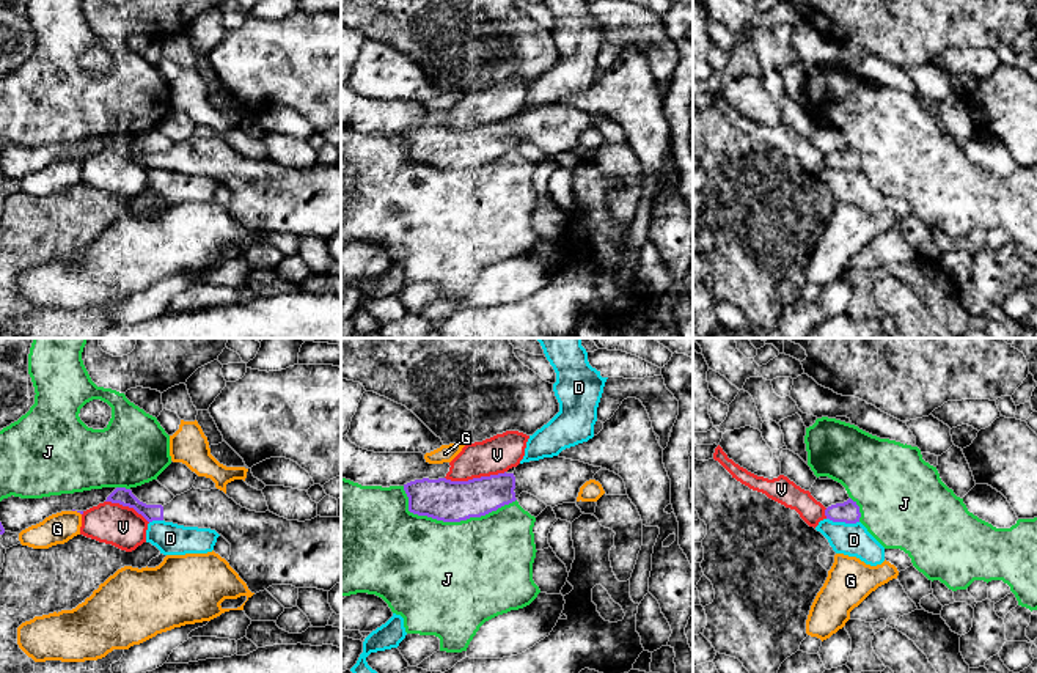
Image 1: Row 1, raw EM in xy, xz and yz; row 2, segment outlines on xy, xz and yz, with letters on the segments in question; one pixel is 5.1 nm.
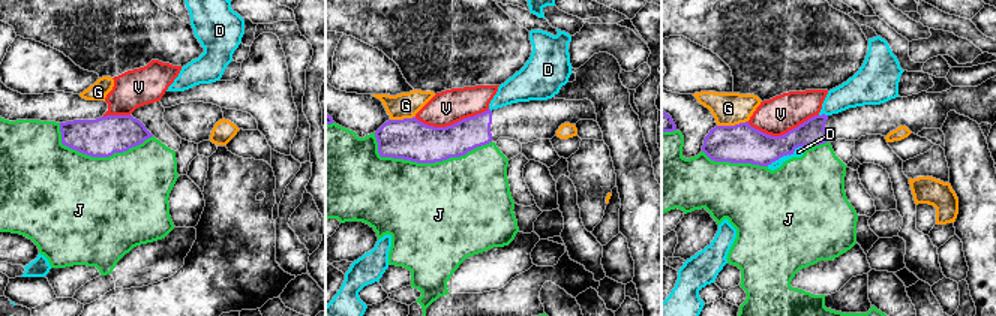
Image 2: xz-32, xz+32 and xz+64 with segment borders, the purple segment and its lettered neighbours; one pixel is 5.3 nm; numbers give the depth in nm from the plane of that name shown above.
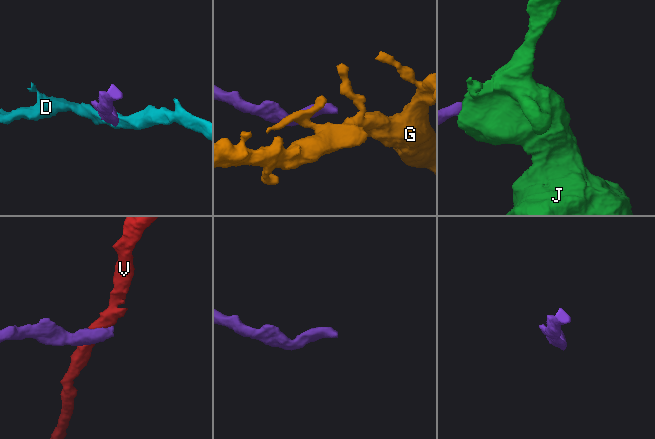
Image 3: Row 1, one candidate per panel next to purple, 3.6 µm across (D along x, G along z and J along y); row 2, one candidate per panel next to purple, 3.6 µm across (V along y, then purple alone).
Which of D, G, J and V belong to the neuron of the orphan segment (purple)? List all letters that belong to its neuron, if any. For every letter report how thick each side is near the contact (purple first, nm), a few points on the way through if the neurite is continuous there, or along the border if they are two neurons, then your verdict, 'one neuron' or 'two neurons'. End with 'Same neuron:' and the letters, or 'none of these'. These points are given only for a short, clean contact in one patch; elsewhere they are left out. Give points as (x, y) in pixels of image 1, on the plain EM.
D: 110/170 nm | two neurons
G: 20/160 nm | along xy (73, 158), (80, 162) | two neurons
J: 220/500 nm | two neurons
V: 220/190 nm | two neurons
Same neuron: none of these

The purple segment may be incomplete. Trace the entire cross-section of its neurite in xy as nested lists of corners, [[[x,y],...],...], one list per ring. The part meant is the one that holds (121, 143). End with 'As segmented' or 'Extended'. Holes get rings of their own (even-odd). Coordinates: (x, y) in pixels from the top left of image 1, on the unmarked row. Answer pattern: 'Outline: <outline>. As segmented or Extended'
Outline: [[[116,135],[105,149],[134,156],[148,170],[211,176],[231,192],[229,214],[251,241],[272,233],[330,239],[341,230],[341,165],[288,168],[237,153],[220,137],[190,138],[167,153],[146,153]]]. Extended

